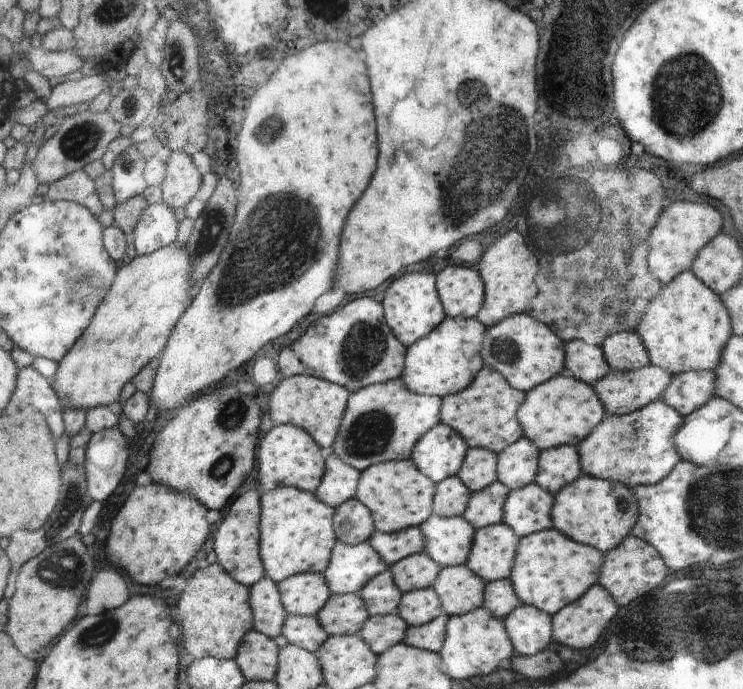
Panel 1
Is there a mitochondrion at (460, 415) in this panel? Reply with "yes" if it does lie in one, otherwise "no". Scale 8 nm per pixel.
no

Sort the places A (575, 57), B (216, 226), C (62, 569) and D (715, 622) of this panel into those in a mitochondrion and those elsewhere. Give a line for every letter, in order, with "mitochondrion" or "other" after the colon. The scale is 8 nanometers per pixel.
A: mitochondrion
B: mitochondrion
C: mitochondrion
D: mitochondrion

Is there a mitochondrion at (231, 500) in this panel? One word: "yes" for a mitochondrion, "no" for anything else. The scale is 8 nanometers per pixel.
no

